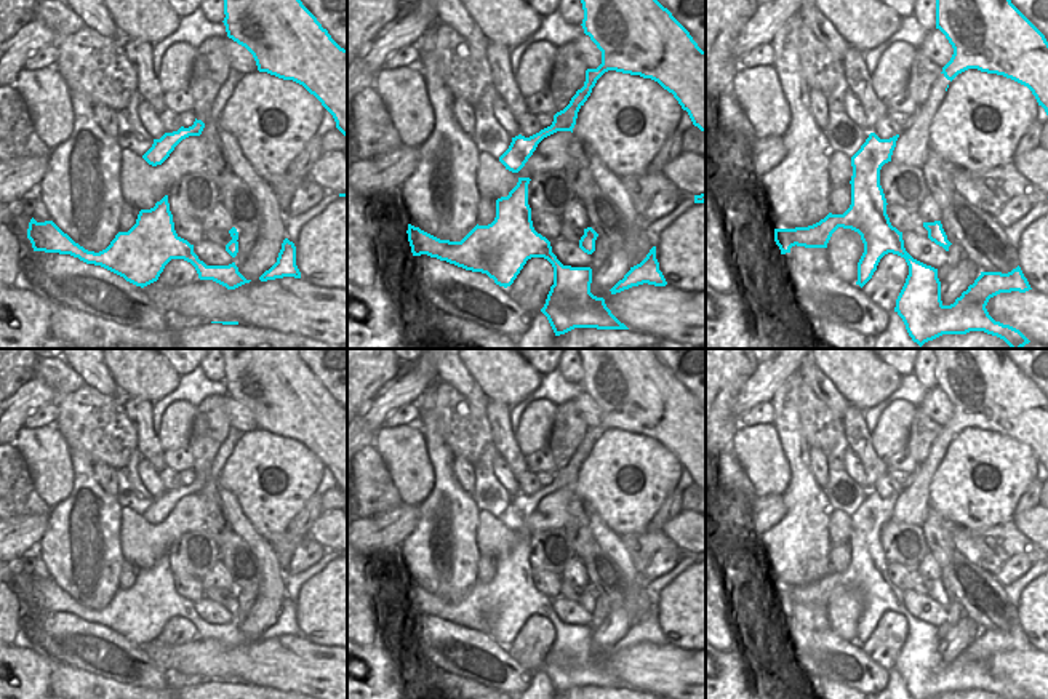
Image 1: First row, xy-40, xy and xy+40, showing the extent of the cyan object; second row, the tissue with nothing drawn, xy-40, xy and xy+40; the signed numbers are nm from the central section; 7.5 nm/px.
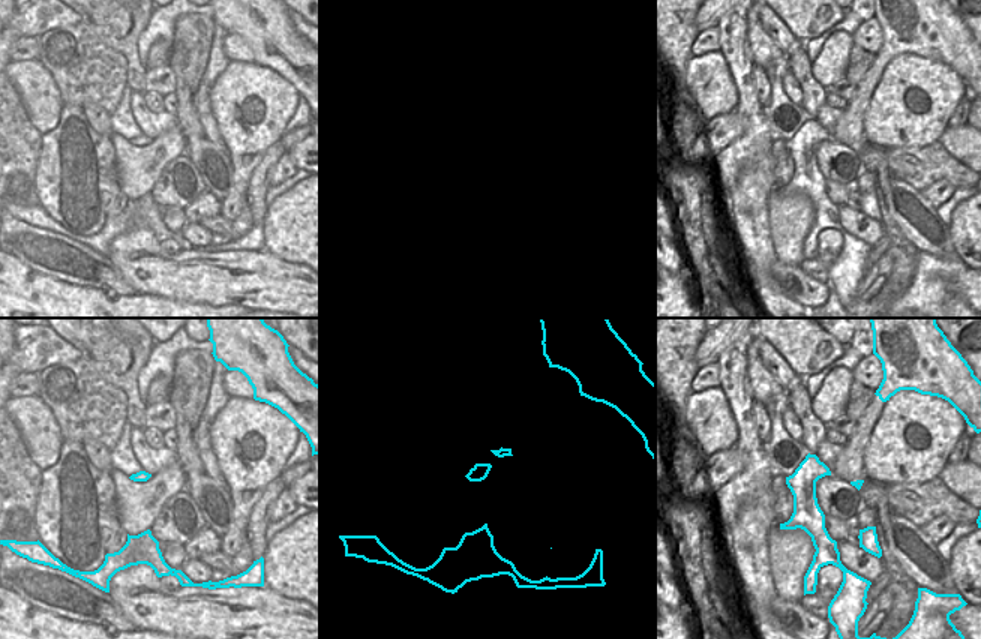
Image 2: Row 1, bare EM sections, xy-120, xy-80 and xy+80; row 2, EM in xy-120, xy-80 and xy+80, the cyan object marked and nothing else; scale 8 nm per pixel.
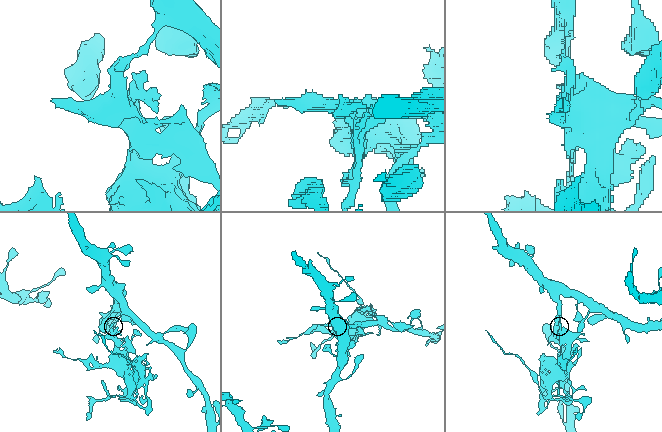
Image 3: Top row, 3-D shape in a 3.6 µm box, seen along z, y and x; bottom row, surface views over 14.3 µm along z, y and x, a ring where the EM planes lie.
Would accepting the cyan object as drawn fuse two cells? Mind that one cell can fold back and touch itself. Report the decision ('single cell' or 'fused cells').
fused cells

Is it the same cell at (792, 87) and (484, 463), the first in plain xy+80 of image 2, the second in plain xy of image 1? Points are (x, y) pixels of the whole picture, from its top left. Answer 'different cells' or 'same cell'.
different cells

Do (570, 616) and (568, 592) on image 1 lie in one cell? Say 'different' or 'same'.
different

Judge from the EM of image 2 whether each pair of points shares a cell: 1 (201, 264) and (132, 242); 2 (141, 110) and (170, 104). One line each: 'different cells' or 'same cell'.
1: same cell
2: different cells

